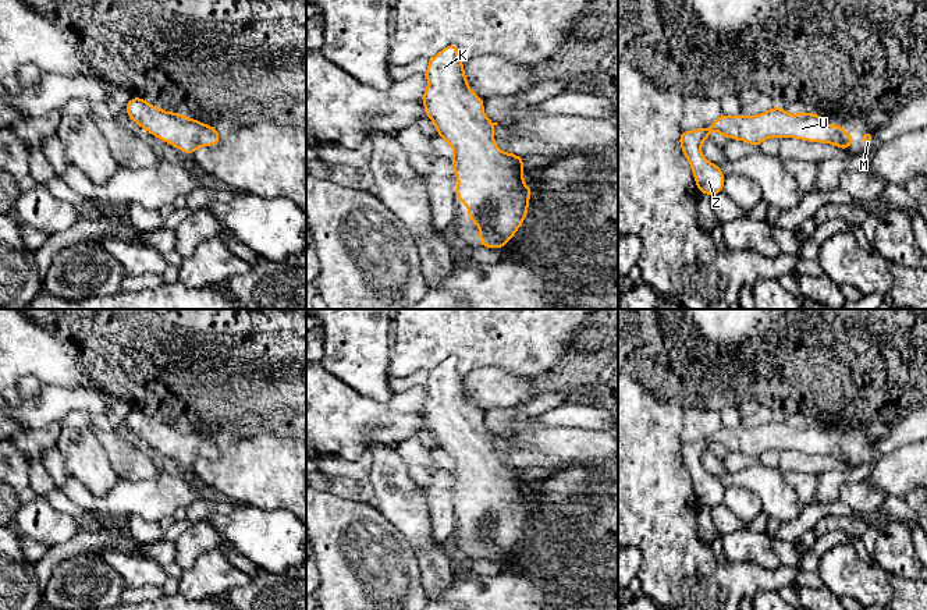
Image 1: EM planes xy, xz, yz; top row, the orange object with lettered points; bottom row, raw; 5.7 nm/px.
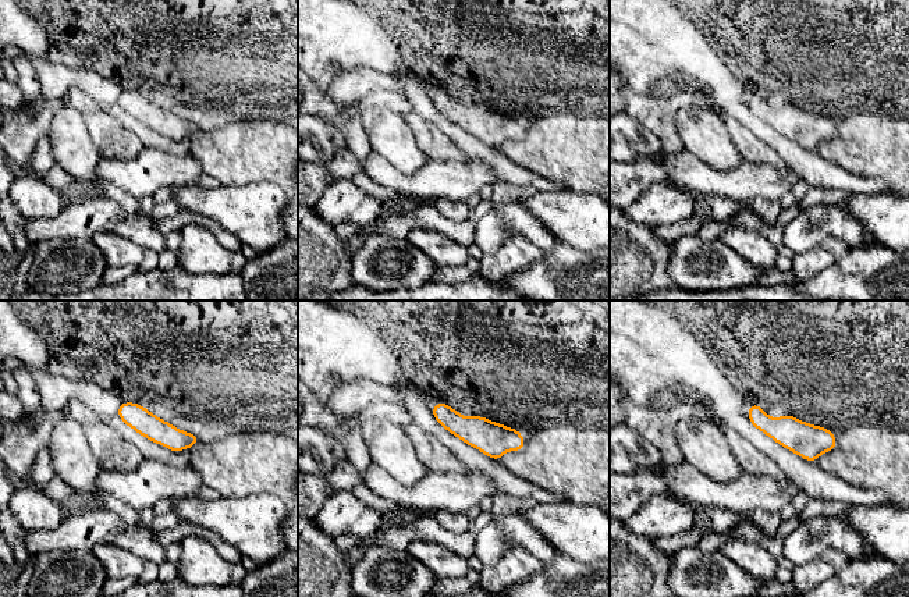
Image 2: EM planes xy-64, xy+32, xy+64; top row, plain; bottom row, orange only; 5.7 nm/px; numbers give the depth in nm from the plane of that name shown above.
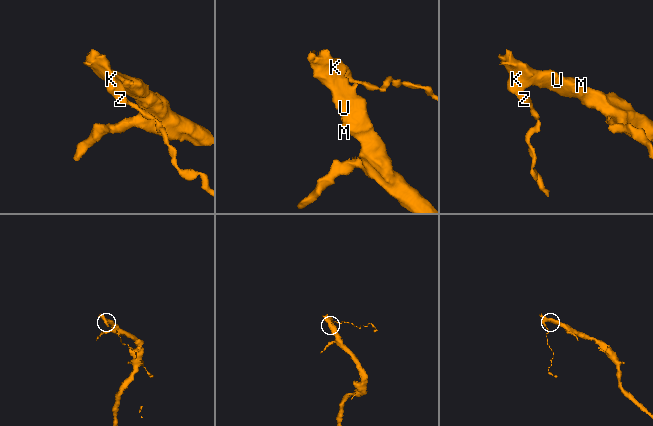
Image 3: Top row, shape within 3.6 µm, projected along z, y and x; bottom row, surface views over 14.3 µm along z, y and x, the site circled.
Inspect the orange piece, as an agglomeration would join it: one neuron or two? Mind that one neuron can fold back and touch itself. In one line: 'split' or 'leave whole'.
leave whole

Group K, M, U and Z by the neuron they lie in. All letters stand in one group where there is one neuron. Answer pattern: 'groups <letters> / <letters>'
groups K M U Z

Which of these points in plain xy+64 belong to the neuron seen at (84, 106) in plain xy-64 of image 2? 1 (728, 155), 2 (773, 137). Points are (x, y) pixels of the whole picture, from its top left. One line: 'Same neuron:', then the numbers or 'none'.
Same neuron: none

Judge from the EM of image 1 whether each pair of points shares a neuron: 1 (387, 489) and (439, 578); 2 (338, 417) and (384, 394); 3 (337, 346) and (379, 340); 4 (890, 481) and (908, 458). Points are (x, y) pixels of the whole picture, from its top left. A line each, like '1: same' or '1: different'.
1: same
2: different
3: same
4: same

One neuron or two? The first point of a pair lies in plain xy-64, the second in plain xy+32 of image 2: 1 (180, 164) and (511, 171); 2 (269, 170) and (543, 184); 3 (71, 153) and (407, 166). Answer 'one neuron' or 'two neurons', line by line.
1: two neurons
2: two neurons
3: one neuron

